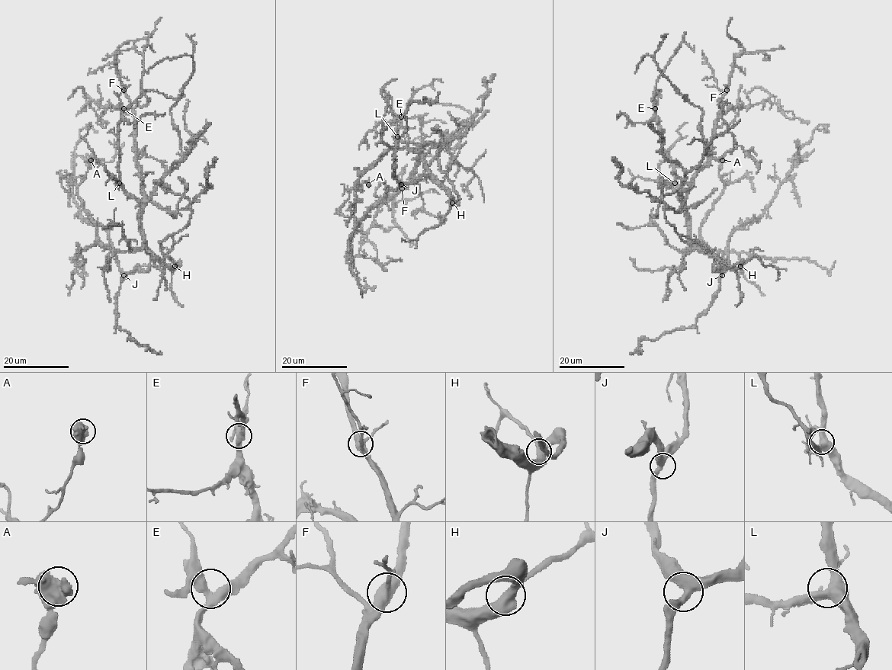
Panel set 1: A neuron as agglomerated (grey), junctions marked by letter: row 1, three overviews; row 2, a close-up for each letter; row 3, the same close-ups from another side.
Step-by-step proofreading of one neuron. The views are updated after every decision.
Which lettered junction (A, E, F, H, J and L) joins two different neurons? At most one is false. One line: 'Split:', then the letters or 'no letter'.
Split: no letter

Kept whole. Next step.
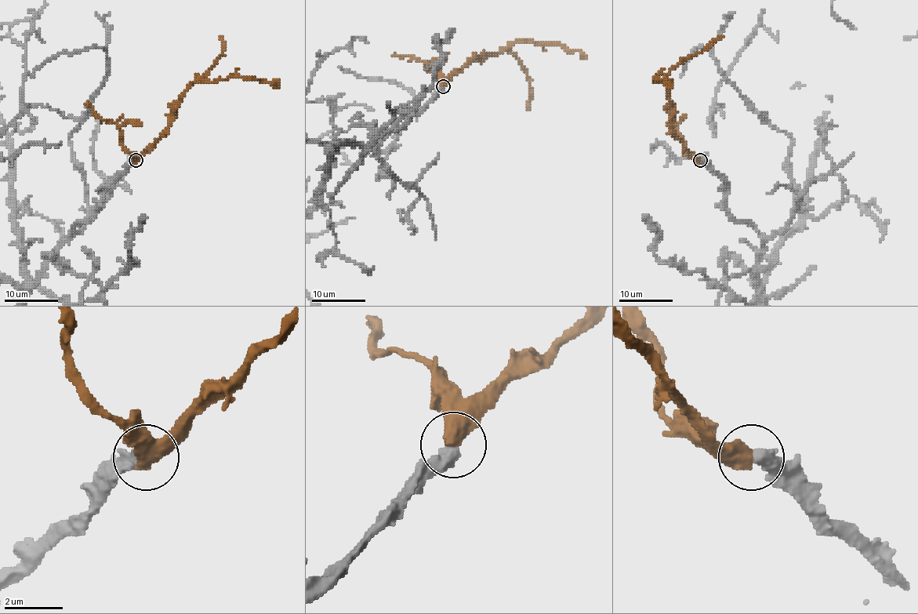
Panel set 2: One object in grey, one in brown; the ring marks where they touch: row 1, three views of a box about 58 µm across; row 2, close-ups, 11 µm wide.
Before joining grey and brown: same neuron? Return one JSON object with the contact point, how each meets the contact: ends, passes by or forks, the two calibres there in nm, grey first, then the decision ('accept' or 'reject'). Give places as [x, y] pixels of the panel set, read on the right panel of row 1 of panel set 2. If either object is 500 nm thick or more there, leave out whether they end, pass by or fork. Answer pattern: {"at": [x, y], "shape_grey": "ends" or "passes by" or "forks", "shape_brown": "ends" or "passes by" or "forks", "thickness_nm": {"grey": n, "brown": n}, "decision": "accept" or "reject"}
{"at": [700, 160], "thickness_nm": {"grey": 500, "brown": 650}, "decision": "accept"}

